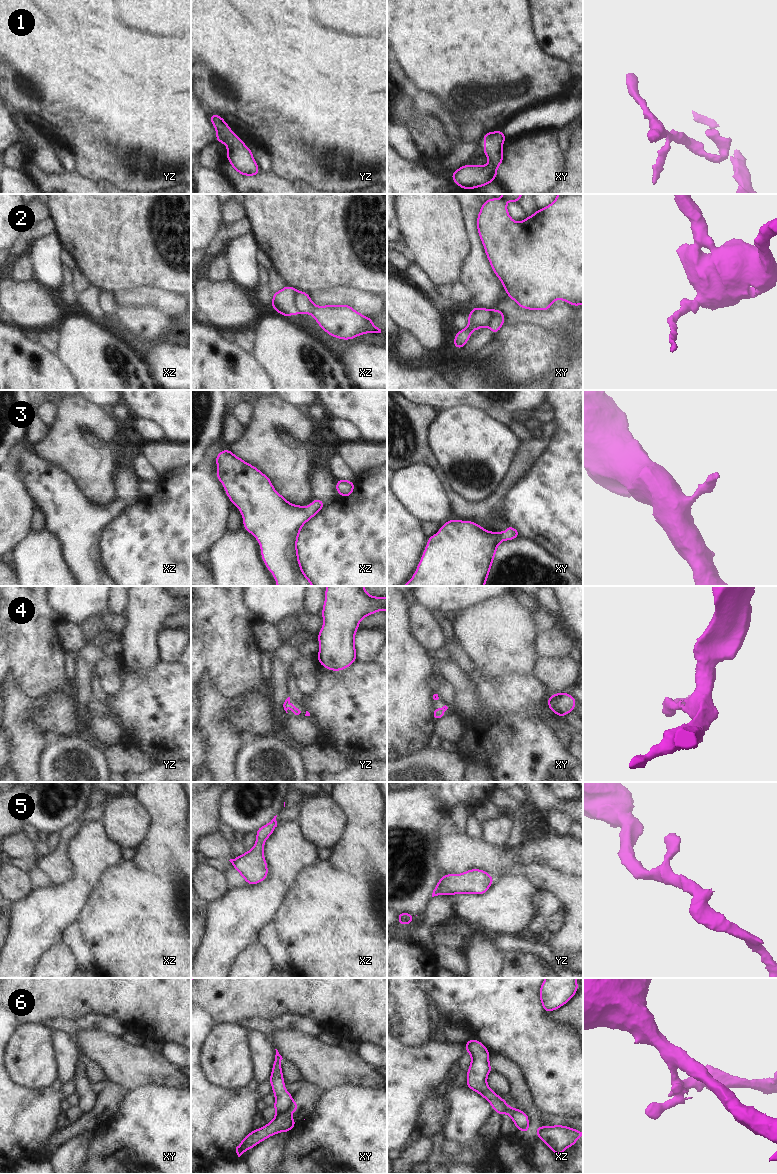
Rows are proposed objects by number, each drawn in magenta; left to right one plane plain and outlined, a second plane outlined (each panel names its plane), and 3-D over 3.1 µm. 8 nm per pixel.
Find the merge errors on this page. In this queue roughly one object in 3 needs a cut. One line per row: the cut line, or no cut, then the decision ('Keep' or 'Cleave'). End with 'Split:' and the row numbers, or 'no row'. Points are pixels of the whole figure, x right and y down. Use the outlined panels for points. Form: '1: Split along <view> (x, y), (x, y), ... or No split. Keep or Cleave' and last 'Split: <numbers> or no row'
1: No split. Keep
2: Split along xz (296, 290), (295, 307), (299, 313). Cleave
3: No split. Keep
4: No split. Keep
5: No split. Keep
6: Split along xy (292, 1099), (286, 1110), (276, 1114). Cleave
Split: 2, 6

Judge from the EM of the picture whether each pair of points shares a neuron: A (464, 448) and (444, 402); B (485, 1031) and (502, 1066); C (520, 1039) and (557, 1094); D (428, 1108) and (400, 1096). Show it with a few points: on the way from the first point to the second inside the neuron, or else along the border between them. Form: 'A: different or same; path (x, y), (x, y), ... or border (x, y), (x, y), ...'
A: different; border (470, 406), (453, 406), (439, 412)
B: different; border (489, 1049), (507, 1056), (515, 1063)
C: same; path (534, 1052), (557, 1075), (557, 1080)
D: different; border (434, 1090), (422, 1102), (418, 1110), (415, 1128)

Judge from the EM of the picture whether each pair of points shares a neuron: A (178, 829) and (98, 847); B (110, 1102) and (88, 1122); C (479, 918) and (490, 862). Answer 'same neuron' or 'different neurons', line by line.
A: different neurons
B: same neuron
C: different neurons

